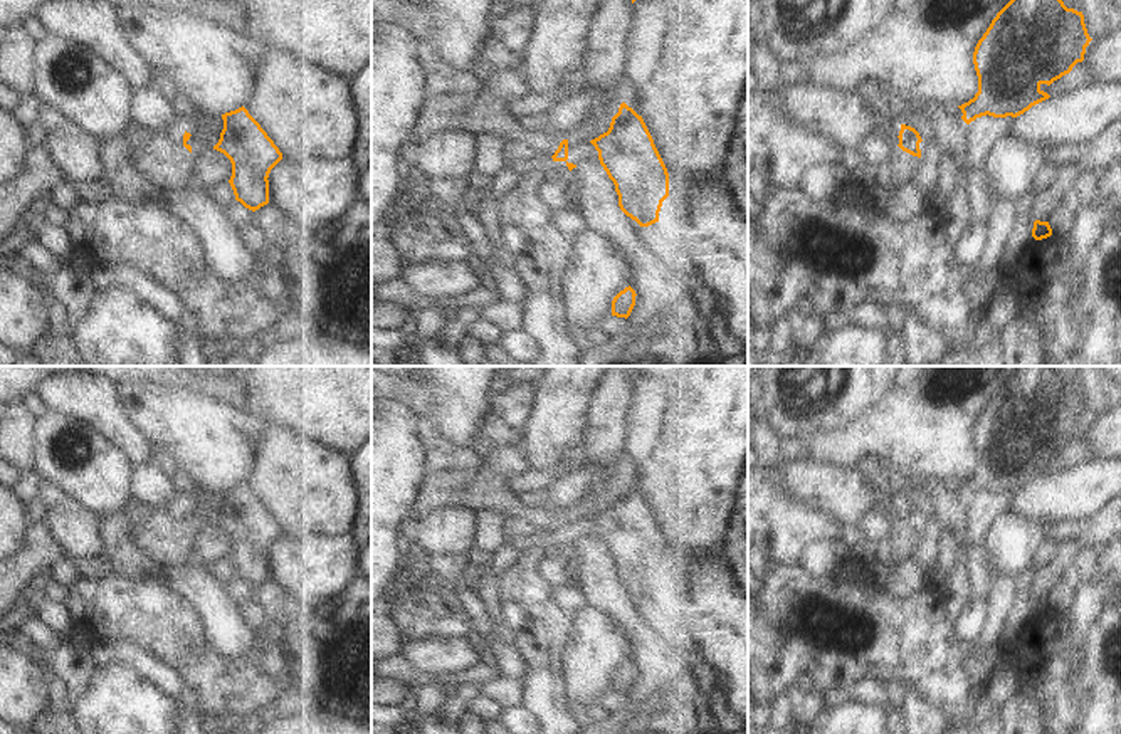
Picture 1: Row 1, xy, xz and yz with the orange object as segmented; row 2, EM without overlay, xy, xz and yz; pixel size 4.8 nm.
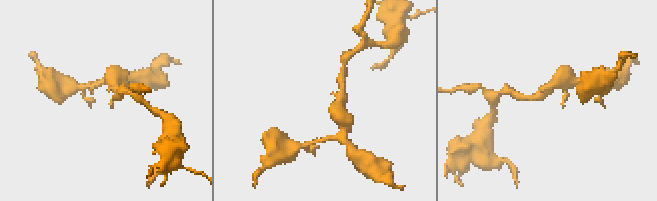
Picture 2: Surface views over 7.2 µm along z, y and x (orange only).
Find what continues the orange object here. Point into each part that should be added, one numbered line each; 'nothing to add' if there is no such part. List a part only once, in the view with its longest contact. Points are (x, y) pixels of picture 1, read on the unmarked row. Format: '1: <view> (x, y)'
nothing to add

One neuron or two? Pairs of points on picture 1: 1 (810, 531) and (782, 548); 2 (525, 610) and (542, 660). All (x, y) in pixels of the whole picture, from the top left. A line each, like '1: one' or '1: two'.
1: one
2: one

